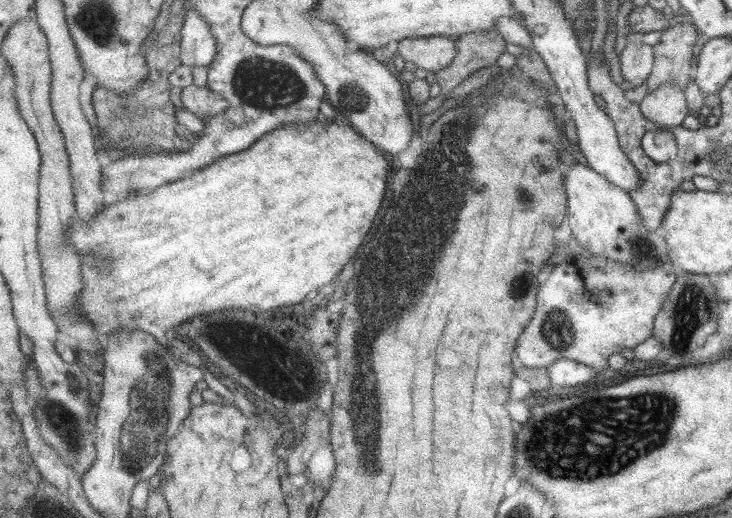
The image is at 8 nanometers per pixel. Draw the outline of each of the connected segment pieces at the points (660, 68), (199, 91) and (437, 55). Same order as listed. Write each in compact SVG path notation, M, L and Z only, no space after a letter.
M676 23L662 31L659 41L652 46L653 66L645 82L647 91L671 83L681 90L691 80L693 46L698 30L693 23Z
M190 85L182 88L183 107L205 118L224 113L230 107L230 102L221 93L211 90L207 85Z
M450 36L406 38L400 41L398 54L405 60L414 62L418 68L436 74L438 71L446 69L455 60L455 57L458 56L458 46L456 45L456 39Z

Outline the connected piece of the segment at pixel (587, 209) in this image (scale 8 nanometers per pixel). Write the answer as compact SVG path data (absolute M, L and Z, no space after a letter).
M583 164L571 165L563 176L567 194L567 224L572 238L593 257L602 256L630 264L632 270L643 272L655 268L660 262L668 262L668 246L663 236L647 232L640 221L637 208L627 192L608 182Z

